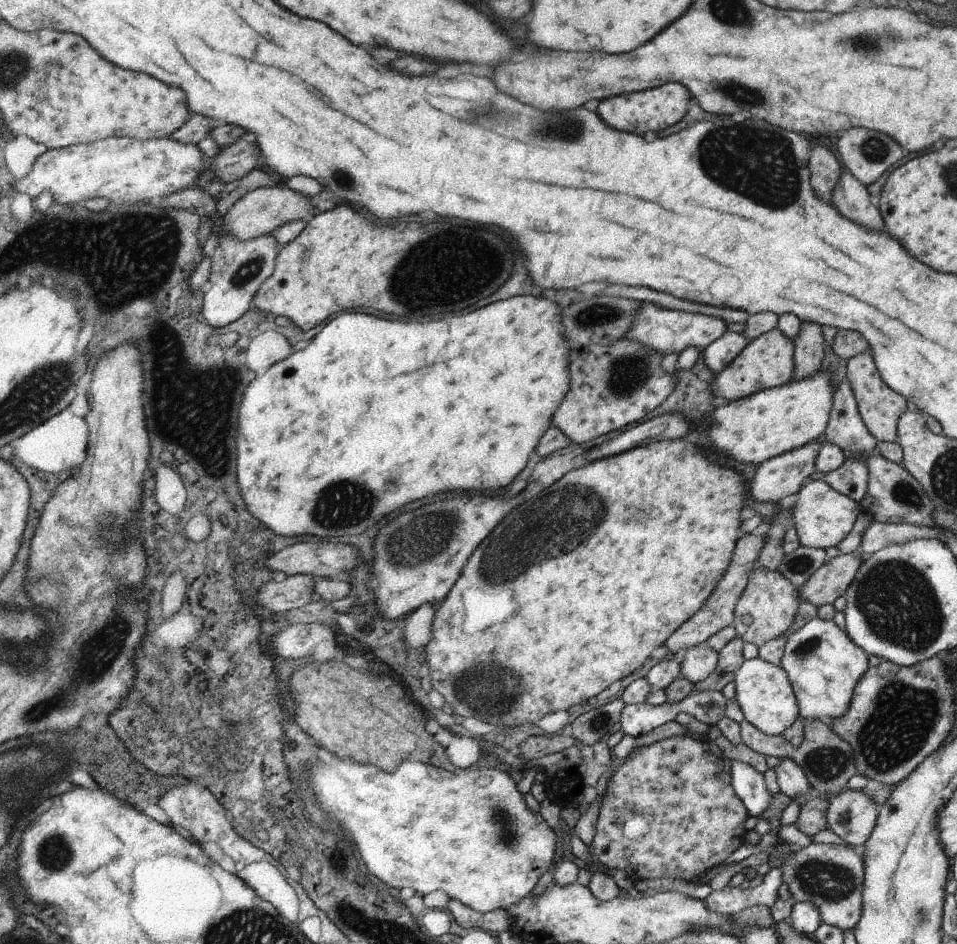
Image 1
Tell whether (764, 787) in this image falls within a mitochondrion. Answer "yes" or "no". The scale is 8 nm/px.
no

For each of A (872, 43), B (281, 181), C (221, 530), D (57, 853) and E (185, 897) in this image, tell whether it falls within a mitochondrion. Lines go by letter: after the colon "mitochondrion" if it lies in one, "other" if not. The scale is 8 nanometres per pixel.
A: mitochondrion
B: other
C: other
D: mitochondrion
E: other

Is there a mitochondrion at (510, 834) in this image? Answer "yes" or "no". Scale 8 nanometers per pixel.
yes

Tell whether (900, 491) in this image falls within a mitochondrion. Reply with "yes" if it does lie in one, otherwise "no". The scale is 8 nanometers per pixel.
yes

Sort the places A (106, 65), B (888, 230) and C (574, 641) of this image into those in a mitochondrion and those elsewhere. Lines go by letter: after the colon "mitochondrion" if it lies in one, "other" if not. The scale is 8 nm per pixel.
A: other
B: other
C: other

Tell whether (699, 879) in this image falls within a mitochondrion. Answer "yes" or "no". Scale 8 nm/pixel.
no

